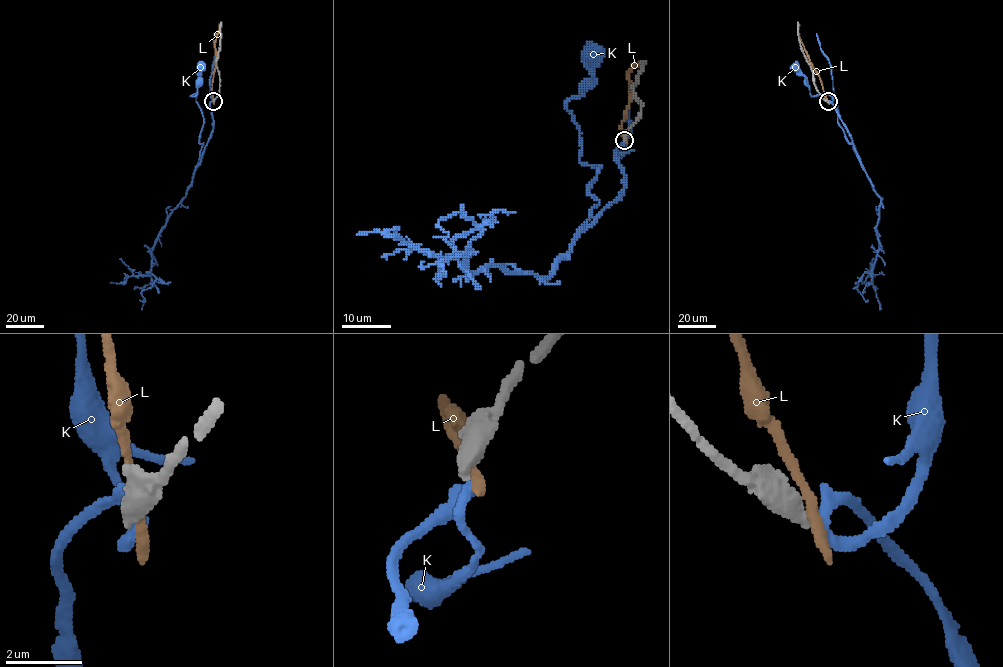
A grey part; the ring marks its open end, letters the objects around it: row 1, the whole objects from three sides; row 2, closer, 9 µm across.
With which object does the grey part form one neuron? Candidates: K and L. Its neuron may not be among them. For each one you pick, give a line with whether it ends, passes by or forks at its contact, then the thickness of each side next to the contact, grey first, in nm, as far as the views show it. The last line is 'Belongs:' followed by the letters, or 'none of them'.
Belongs: none of them

